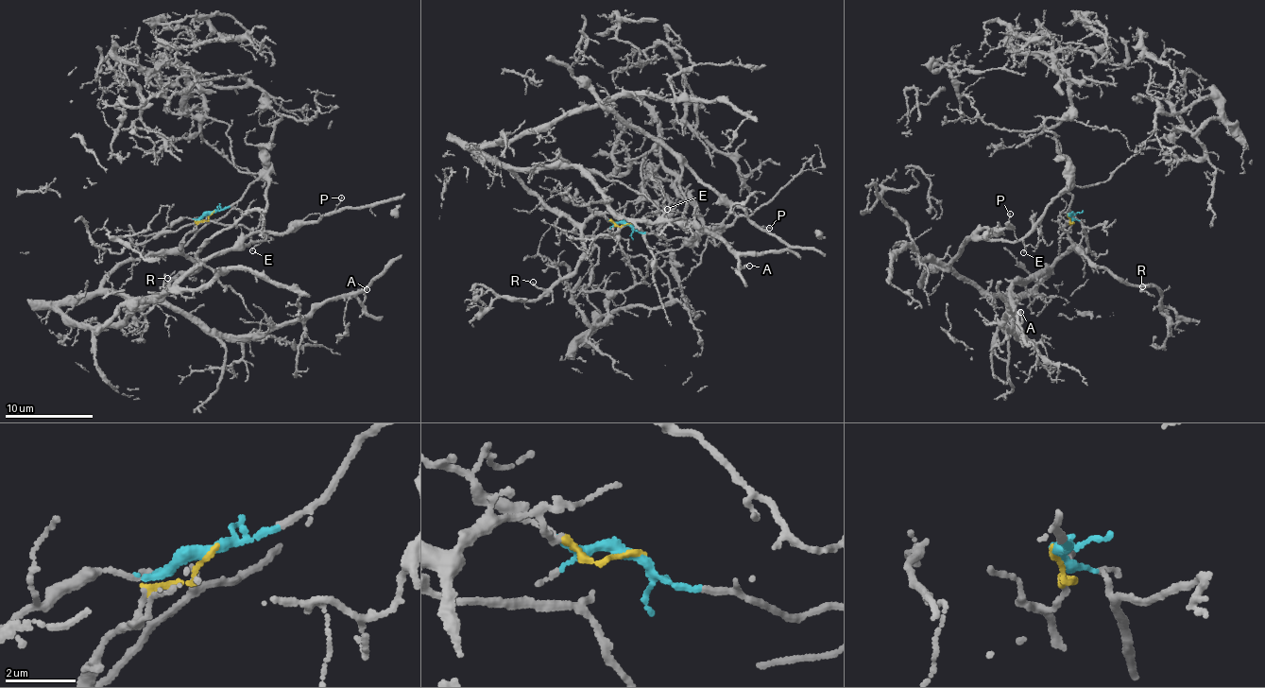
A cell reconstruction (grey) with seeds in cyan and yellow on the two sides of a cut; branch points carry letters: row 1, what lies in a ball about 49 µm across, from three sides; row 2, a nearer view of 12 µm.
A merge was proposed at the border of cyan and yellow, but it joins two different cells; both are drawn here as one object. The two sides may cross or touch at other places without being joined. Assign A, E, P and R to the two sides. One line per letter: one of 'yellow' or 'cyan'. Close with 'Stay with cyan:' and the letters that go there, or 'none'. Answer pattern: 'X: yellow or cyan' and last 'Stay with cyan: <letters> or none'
A: yellow
E: cyan
P: cyan
R: yellow
Stay with cyan: E, P

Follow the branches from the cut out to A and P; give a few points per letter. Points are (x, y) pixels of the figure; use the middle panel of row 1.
A: (627, 225), (601, 214), (582, 222), (560, 217), (516, 169), (583, 168), (614, 211), (692, 224), (748, 266)
P: (627, 225), (668, 240), (689, 239), (692, 234), (682, 218), (683, 161), (748, 220), (770, 229)

